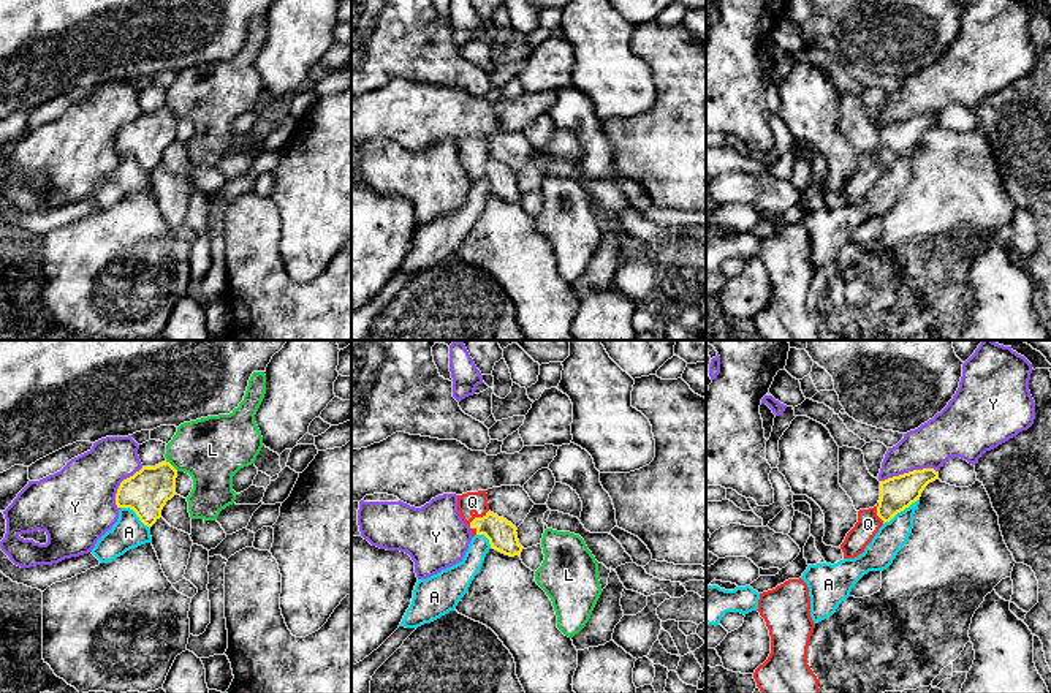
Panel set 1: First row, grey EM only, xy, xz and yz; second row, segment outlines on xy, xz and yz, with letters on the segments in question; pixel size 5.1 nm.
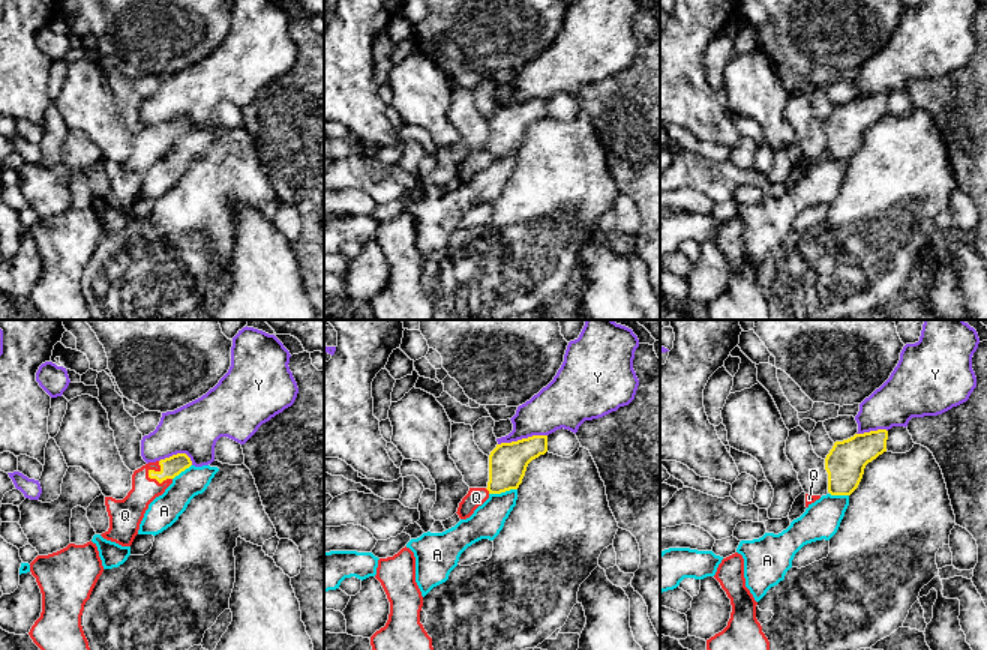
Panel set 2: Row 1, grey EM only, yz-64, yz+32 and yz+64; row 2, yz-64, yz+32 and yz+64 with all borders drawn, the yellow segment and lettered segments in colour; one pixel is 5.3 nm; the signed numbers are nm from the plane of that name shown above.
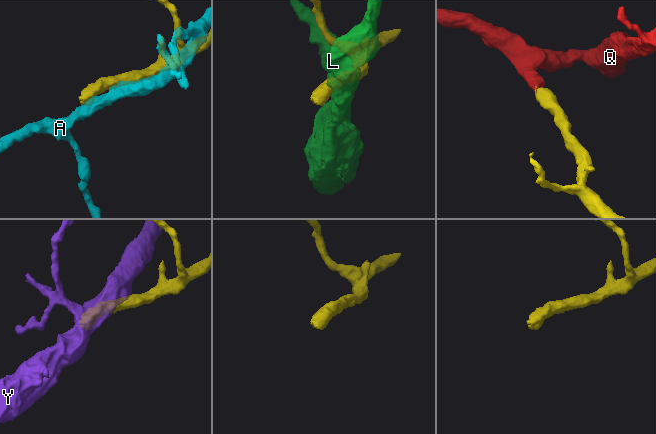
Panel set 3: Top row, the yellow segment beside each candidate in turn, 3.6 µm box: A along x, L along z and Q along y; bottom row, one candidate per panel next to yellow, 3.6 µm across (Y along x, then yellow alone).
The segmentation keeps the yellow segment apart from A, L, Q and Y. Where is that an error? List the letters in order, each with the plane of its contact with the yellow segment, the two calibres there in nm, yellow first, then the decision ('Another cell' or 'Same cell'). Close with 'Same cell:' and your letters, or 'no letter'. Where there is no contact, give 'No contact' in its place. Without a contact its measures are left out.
A: Touches yellow in yz. Thickness 170 nm (yellow) against 150 nm. Another cell
L: Touches yellow in xy. Thickness 220 nm (yellow) against 340 nm. Another cell
Q: Touches yellow in xz. Thickness 150 nm (yellow) against 110 nm. Same cell
Y: Touches yellow in yz. Thickness 170 nm (yellow) against 220 nm. Another cell
Same cell: Q

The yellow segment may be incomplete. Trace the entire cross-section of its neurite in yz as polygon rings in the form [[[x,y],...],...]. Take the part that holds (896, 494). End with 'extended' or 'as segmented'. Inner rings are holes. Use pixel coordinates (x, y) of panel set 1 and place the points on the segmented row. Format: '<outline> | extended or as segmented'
[[[923,468],[880,481],[878,503],[874,508],[858,511],[858,522],[840,544],[844,559],[863,554],[878,528],[920,500],[924,487],[935,479],[939,479],[939,471]]] | extended

